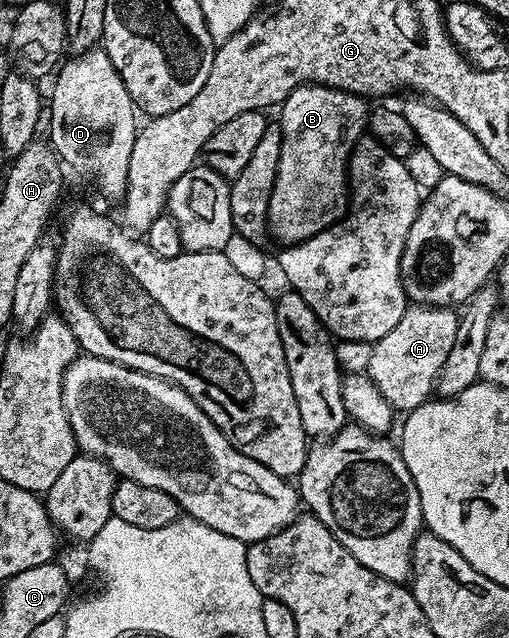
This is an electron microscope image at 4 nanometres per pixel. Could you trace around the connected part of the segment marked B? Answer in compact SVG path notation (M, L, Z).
M323 84L300 85L280 106L282 121L282 145L280 162L274 175L274 189L270 195L270 209L266 211L268 232L279 240L279 245L299 244L302 240L320 234L326 228L338 223L348 211L348 173L350 155L356 142L367 131L368 107L363 97L345 92L339 88L329 88Z

